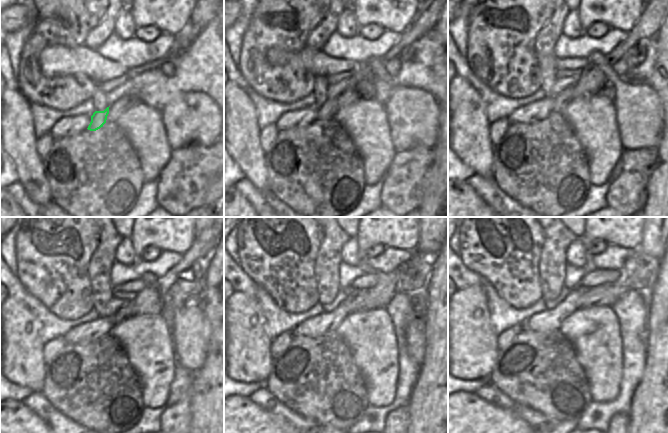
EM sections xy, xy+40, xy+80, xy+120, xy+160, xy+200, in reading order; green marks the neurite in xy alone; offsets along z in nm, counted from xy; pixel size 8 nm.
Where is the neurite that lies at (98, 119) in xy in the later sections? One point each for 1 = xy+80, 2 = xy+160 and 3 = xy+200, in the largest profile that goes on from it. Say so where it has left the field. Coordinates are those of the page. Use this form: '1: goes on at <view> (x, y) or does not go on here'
1: goes on at xy+80 (592, 81)
2: goes on at xy+160 (378, 296)
3: goes on at xy+200 (602, 295)

